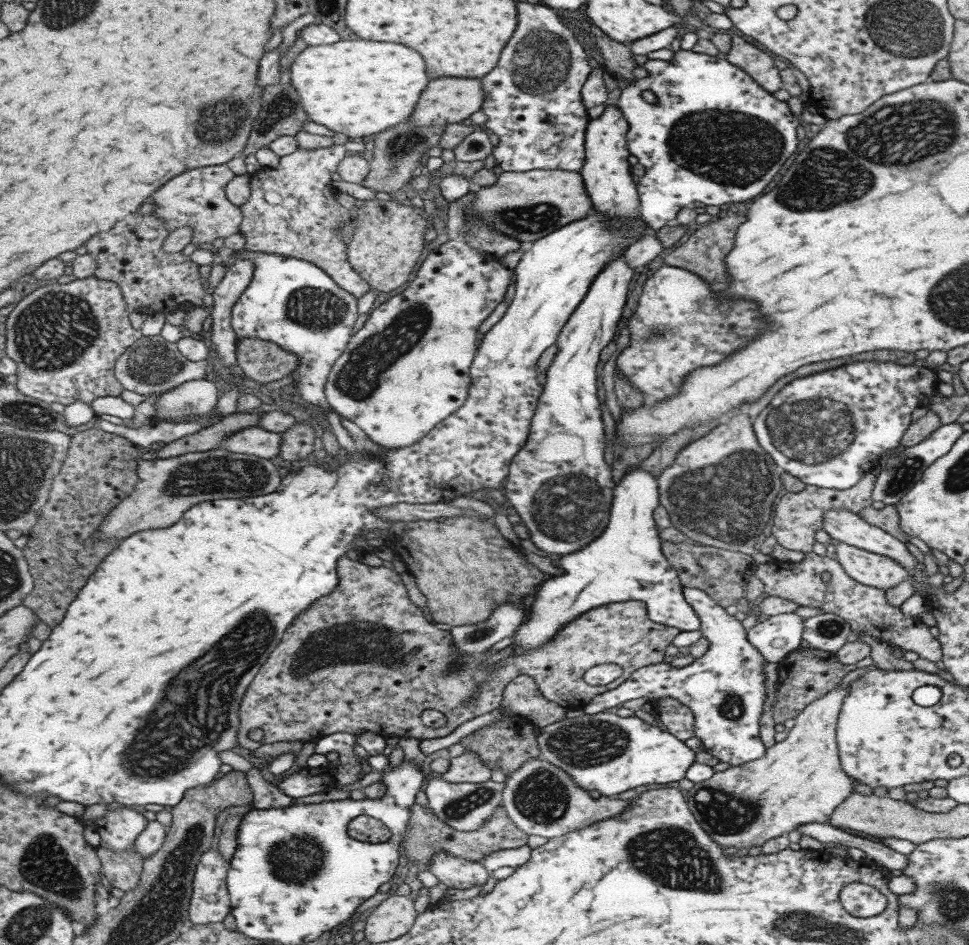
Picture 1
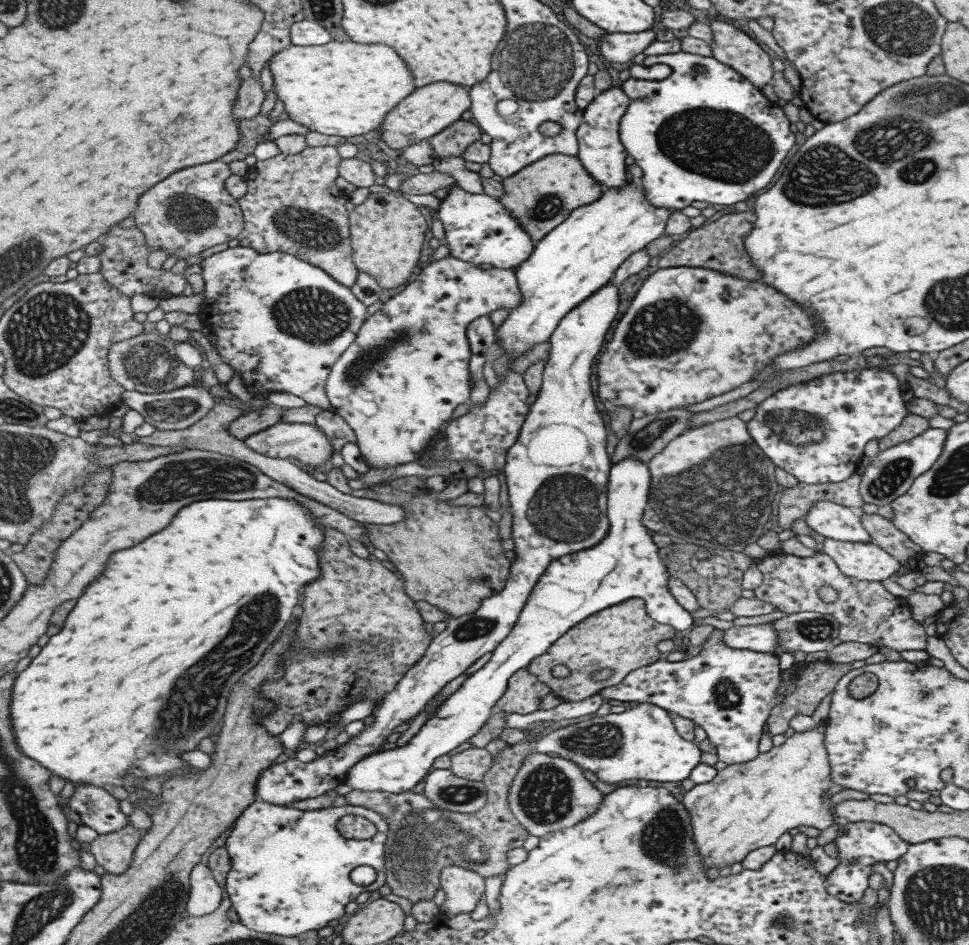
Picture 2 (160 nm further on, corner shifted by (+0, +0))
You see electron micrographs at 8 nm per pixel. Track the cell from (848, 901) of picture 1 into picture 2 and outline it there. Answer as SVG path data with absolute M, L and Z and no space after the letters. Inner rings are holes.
M849 822L843 826L841 834L833 840L837 849L837 865L826 876L825 892L841 902L853 904L859 900L867 888L867 877L877 862L898 860L907 852L909 844L893 830L875 822Z

